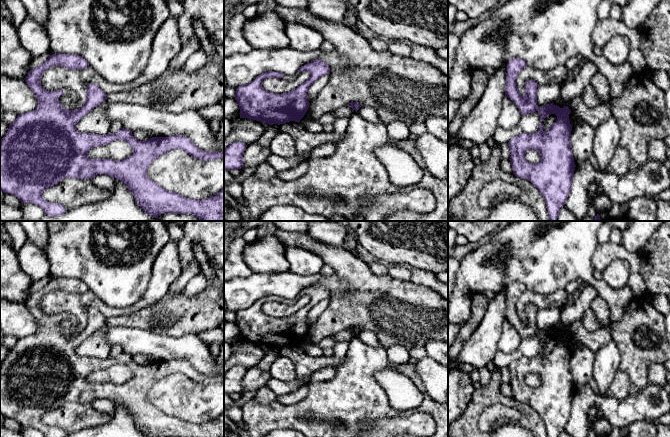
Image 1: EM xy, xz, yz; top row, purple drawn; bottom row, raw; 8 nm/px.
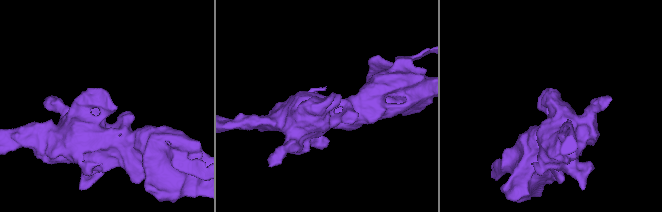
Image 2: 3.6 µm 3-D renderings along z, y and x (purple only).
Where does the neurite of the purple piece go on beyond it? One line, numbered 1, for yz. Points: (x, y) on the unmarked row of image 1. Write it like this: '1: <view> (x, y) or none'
1: none

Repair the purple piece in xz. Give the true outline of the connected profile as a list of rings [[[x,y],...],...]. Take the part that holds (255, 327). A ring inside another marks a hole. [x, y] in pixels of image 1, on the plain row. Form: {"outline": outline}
{"outline": [[[320,283],[301,290],[299,296],[308,295],[310,301],[290,316],[275,318],[266,315],[262,306],[266,302],[282,302],[281,296],[264,296],[248,308],[237,311],[235,324],[240,333],[240,342],[265,346],[269,349],[290,345],[300,346],[309,333],[307,316],[321,300],[330,297],[329,290]]]}

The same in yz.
{"outline": [[[513,282],[507,288],[505,320],[518,331],[521,339],[539,336],[540,350],[536,357],[521,357],[509,366],[510,386],[513,398],[528,403],[543,419],[548,437],[559,437],[571,415],[575,386],[571,373],[572,349],[568,330],[560,332],[553,326],[542,331],[537,329],[538,308],[533,304],[525,307],[525,319],[521,320],[516,310],[516,301],[527,291],[521,282]],[[549,339],[557,340],[556,346],[543,355],[542,345]],[[528,374],[537,374],[541,380],[538,387],[526,384]]]}

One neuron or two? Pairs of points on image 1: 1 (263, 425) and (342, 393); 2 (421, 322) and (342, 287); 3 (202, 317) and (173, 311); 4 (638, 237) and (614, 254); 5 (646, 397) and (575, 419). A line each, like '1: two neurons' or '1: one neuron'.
1: one neuron
2: two neurons
3: one neuron
4: two neurons
5: one neuron

